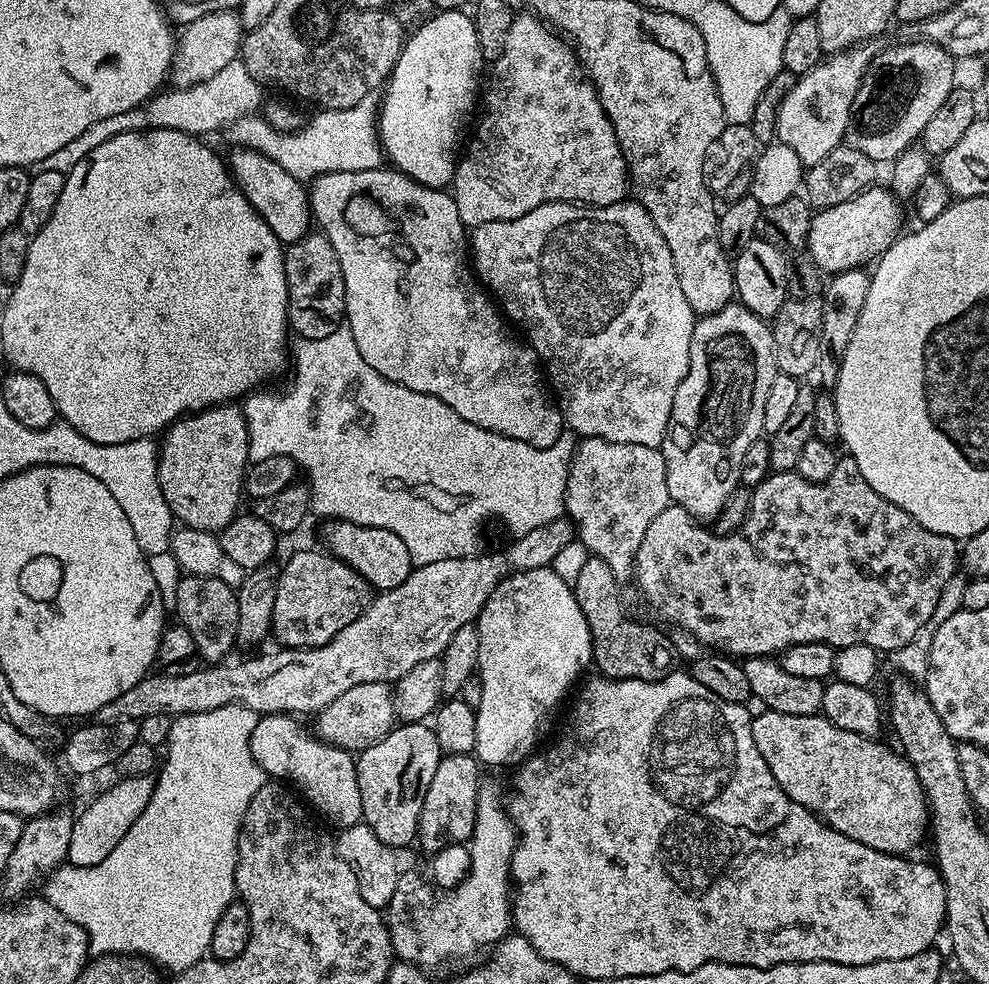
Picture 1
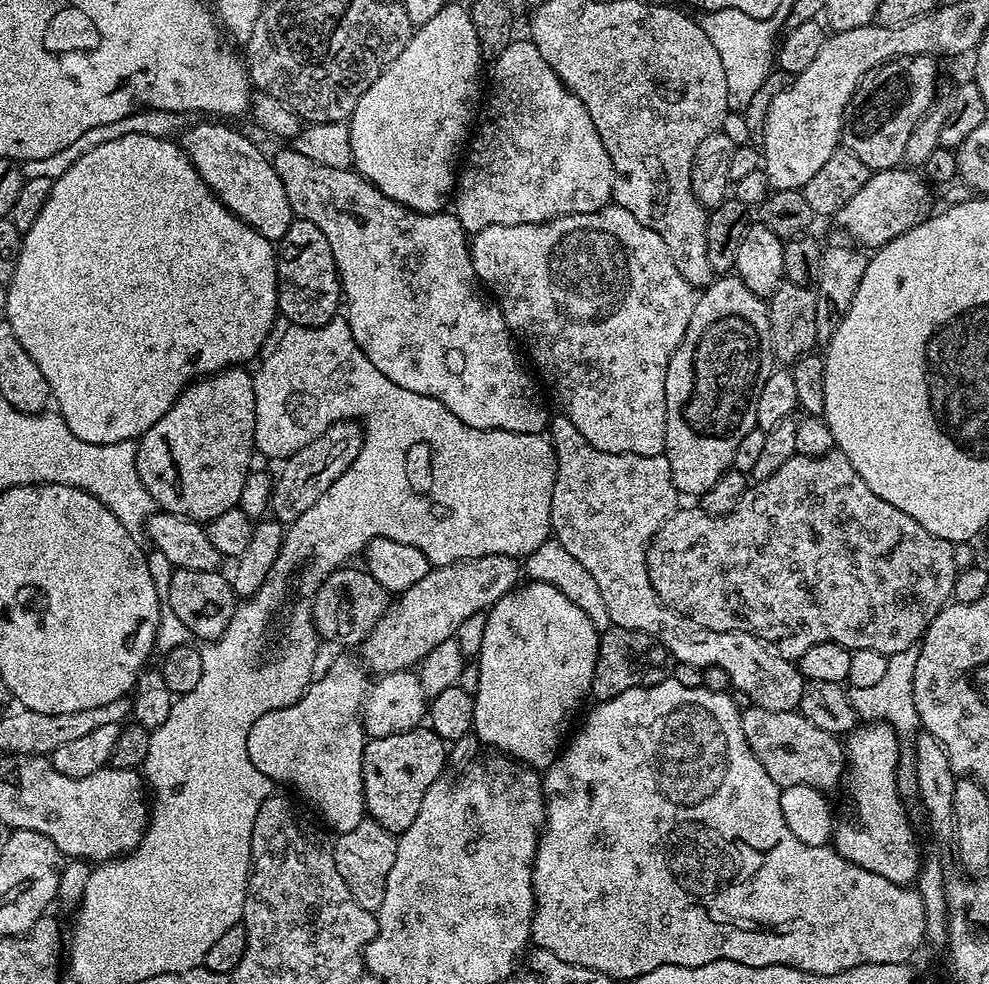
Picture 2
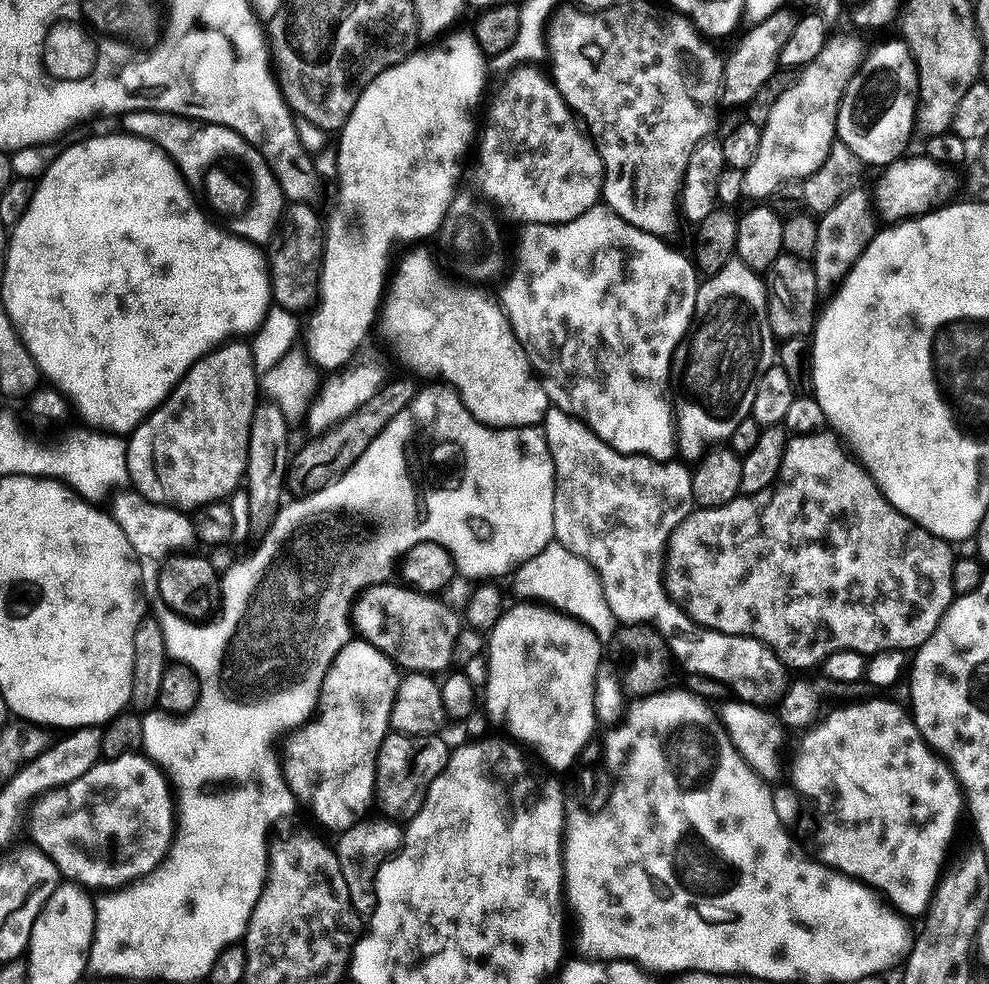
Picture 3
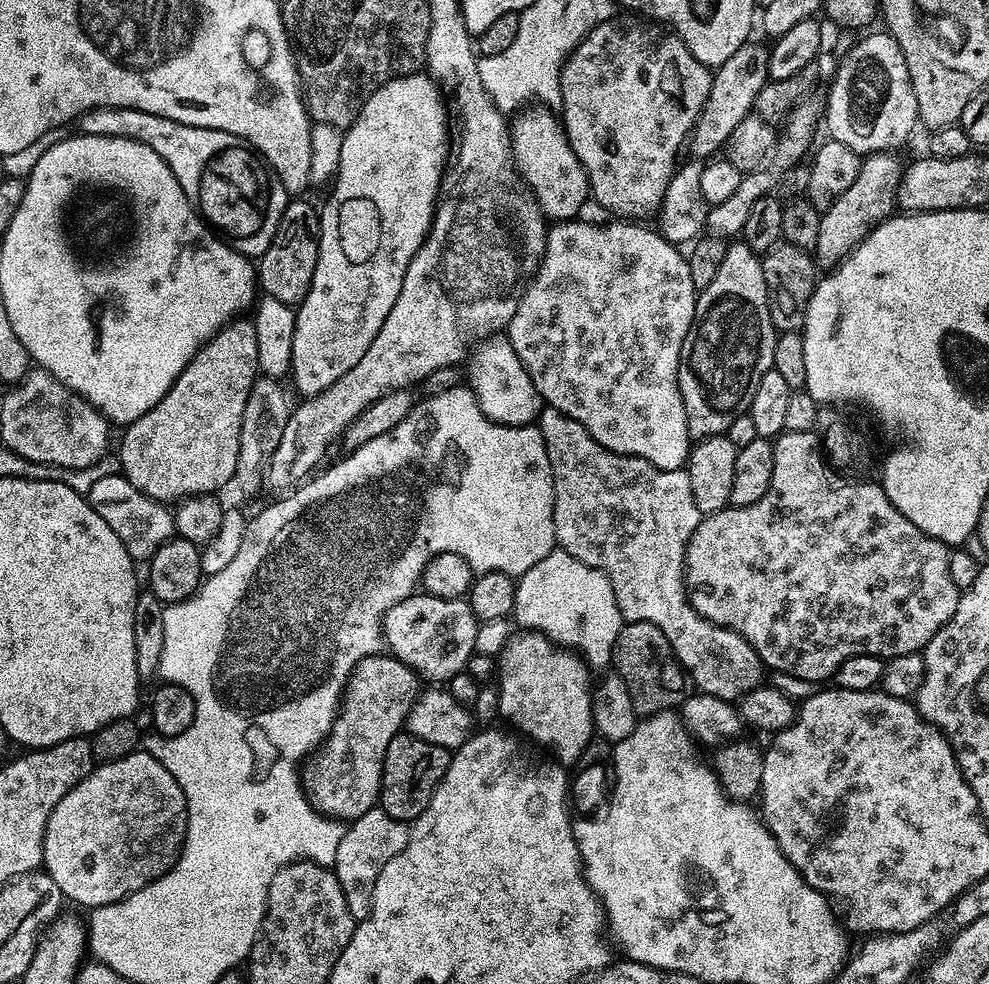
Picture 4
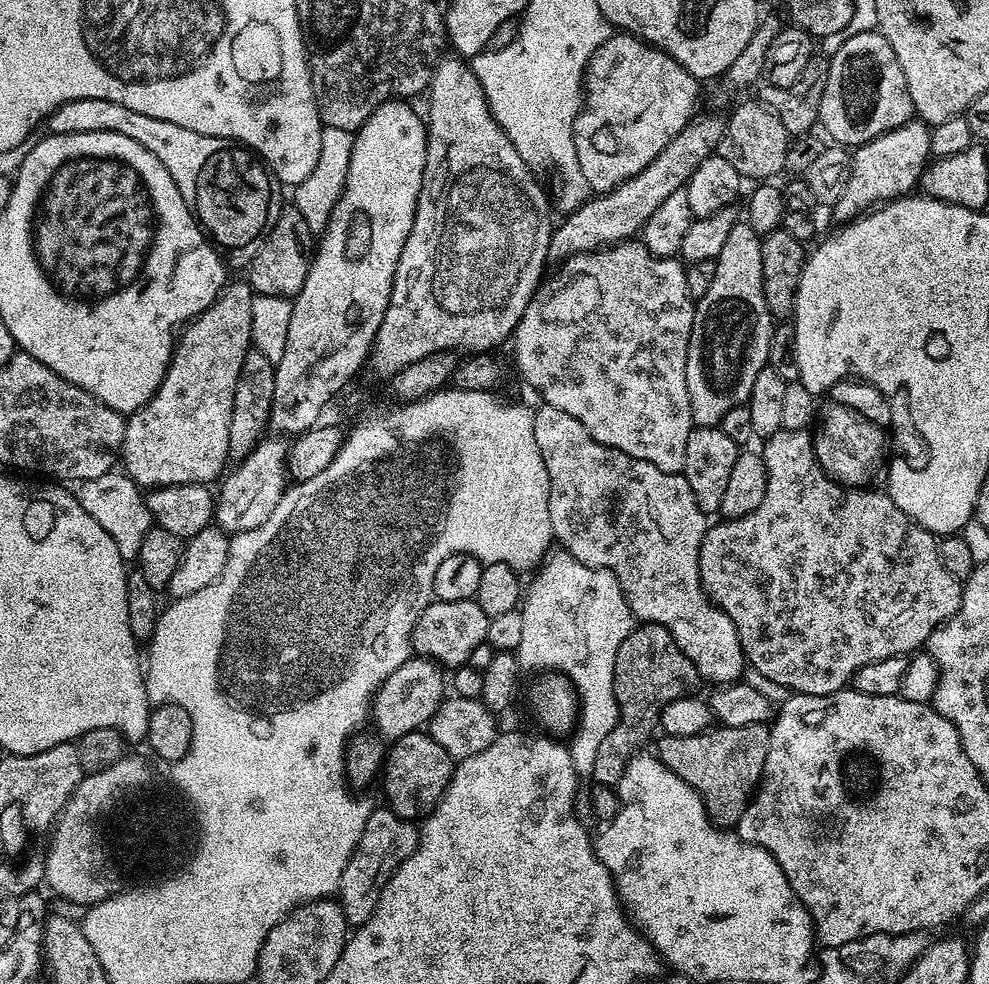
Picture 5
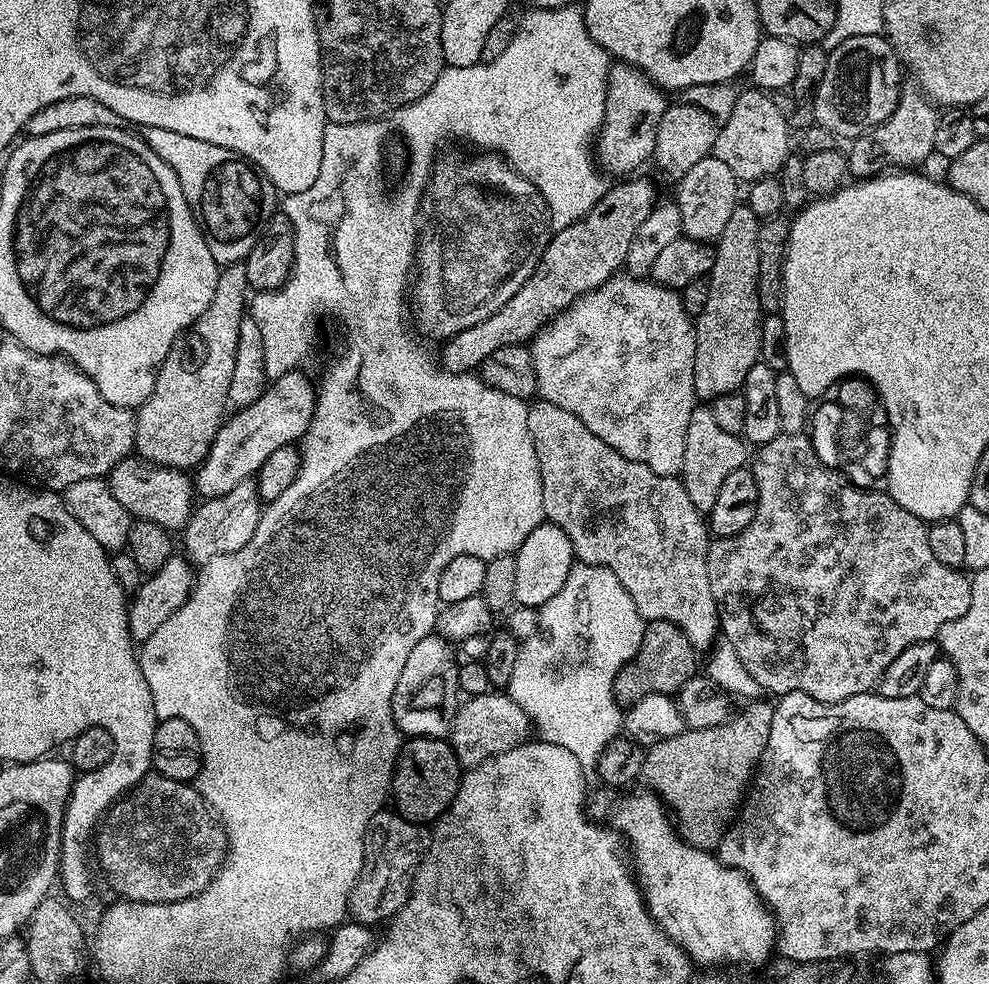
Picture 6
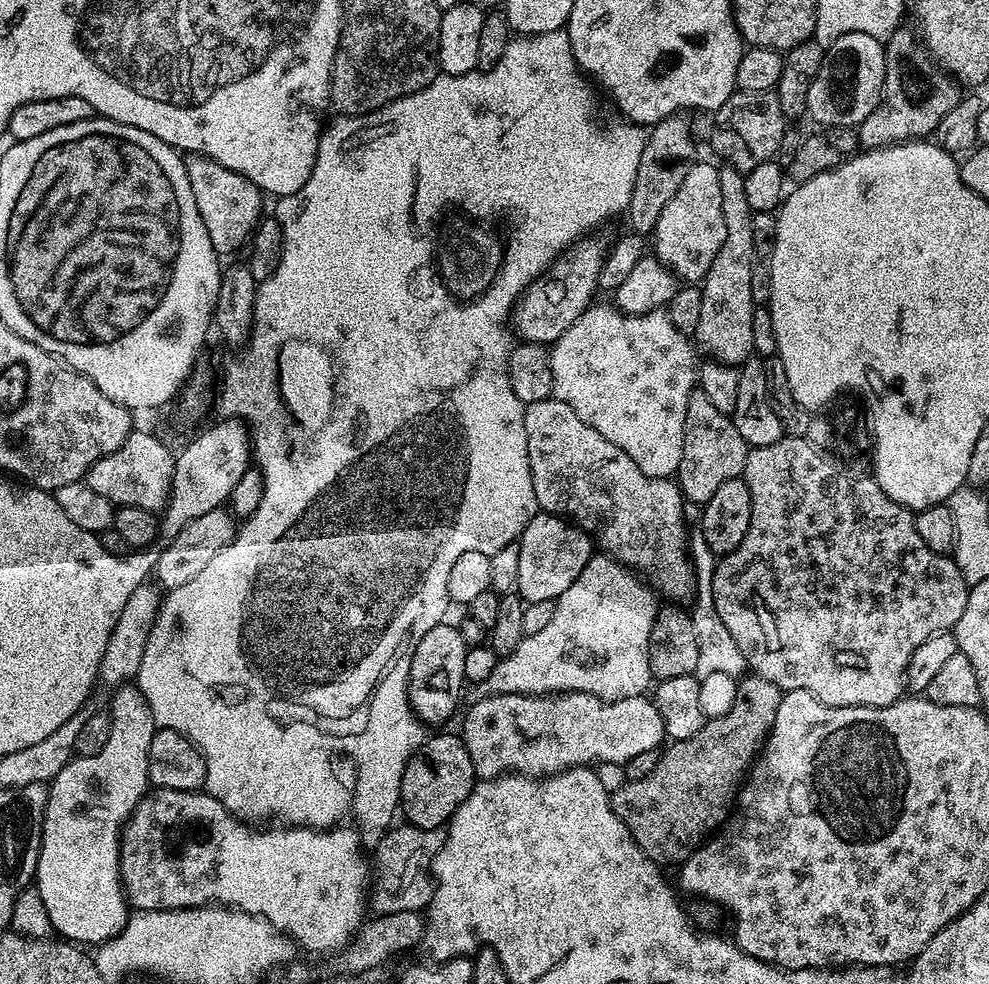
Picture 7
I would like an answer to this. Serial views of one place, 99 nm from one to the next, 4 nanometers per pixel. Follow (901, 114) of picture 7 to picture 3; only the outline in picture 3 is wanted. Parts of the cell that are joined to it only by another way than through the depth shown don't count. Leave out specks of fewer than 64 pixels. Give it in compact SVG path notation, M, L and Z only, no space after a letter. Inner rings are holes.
M863 187L850 190L850 194L846 194L846 198L838 202L838 206L819 217L818 246L814 250L810 265L816 275L816 287L821 293L831 293L834 286L843 283L849 270L856 265L858 258L878 231L877 219L870 211L869 193L867 196L864 191Z

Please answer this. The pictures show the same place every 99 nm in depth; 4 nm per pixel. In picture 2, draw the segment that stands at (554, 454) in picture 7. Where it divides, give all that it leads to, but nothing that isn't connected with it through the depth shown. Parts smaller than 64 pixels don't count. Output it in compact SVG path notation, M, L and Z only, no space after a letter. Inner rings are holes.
M563 414L553 415L550 420L550 439L556 450L556 481L554 482L554 490L550 498L550 518L552 519L552 532L554 539L562 546L566 546L568 553L573 558L578 558L578 562L582 562L582 566L586 566L586 570L590 570L590 578L594 578L594 582L598 582L598 591L602 593L602 602L606 602L606 614L610 614L612 624L617 628L625 628L626 630L638 630L650 634L659 644L666 646L668 655L673 661L689 664L692 668L721 668L728 675L728 680L748 699L755 707L762 710L778 710L779 712L794 712L799 709L800 700L806 691L806 681L804 675L800 672L799 667L793 661L782 658L763 640L759 640L756 636L751 636L748 632L715 632L709 628L704 628L700 624L695 624L690 618L686 618L682 614L678 614L673 608L661 604L658 594L654 590L654 586L650 582L650 574L648 573L648 544L654 538L656 531L672 517L672 513L678 507L678 493L674 482L672 481L672 471L670 470L670 462L662 454L659 456L635 456L632 452L603 452L598 450L590 442L586 442L579 430L574 426L574 422L570 422L568 417Z

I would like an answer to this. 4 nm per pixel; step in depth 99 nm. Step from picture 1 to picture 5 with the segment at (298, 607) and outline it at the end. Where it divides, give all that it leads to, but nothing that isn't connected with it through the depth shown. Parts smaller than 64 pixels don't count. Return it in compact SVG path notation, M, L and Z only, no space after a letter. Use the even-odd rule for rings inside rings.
M433 599L426 610L422 610L412 628L412 647L421 657L434 660L445 669L455 670L467 665L470 653L487 641L488 623L489 616L476 604L475 599L458 602Z

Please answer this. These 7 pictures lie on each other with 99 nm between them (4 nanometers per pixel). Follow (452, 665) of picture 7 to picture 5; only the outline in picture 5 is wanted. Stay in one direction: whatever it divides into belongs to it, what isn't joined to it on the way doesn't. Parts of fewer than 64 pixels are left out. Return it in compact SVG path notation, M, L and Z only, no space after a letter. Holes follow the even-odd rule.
M410 658L406 662L402 662L402 666L398 666L398 670L394 670L376 689L370 705L371 723L376 723L376 728L385 736L388 742L397 740L399 736L405 736L408 732L414 732L423 729L427 725L428 720L438 710L440 701L446 696L446 676L442 671L441 665L434 660L427 658Z

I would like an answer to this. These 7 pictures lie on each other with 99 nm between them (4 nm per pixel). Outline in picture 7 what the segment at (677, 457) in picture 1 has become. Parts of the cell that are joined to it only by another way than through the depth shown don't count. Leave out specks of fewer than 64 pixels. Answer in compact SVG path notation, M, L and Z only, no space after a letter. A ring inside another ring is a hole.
M727 166L721 167L720 173L718 174L718 183L722 190L722 218L726 222L726 238L722 241L722 250L718 250L718 258L714 258L714 262L710 262L710 270L704 275L702 281L702 287L700 288L700 293L702 294L702 314L698 317L698 330L694 333L694 344L701 353L703 353L702 351L705 352L703 354L705 357L714 359L718 361L719 364L739 366L753 355L752 343L754 342L754 329L750 327L752 309L754 307L752 303L752 265L757 259L756 247L754 246L754 230L752 229L753 212L750 210L750 202L746 202L746 182L744 181L743 172L740 172L736 168L729 168Z

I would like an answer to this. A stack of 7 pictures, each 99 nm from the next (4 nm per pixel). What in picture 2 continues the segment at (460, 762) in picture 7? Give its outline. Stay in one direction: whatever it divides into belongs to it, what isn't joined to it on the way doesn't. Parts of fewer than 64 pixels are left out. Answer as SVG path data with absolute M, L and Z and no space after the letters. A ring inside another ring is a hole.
M431 727L411 728L402 734L390 734L386 738L369 739L364 745L364 806L367 815L377 820L388 832L404 832L418 818L422 798L436 780L445 775L446 741Z

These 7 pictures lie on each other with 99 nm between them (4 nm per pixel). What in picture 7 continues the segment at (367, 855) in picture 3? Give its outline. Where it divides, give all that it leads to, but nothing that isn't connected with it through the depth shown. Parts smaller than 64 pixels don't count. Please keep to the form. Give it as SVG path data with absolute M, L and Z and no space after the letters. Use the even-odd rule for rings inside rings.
M401 823L401 828L392 826L381 835L376 848L376 864L374 860L374 879L370 884L370 908L373 913L389 916L390 914L398 914L402 910L410 910L411 912L420 912L427 909L428 904L432 900L432 889L434 881L432 879L432 863L438 854L438 850L442 850L444 838L446 835L444 828L415 828L410 823Z

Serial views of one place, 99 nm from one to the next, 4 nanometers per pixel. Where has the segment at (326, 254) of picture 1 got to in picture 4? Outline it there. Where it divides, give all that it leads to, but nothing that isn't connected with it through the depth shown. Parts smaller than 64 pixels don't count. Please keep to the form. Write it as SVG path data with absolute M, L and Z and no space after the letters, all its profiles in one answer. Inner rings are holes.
M304 198L289 199L286 210L278 222L278 230L266 250L258 258L258 288L269 300L277 300L285 306L299 305L310 290L314 278L314 266L318 266L320 249L320 217Z

